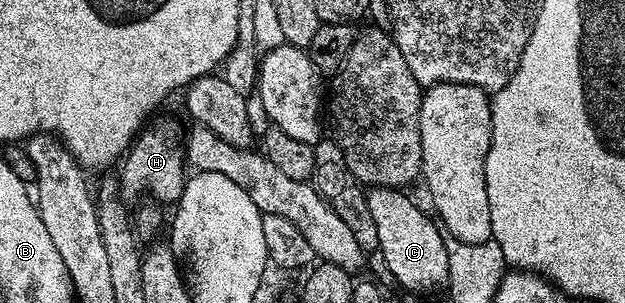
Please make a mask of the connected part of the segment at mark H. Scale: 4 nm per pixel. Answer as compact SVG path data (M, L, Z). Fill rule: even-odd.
M158 122L151 130L143 129L133 139L121 166L120 193L126 200L131 200L130 198L138 200L143 196L149 196L159 204L166 204L166 202L174 204L177 203L178 197L182 195L182 190L186 186L186 178L184 173L182 174L184 142L180 136L178 138L175 126L168 122Z

